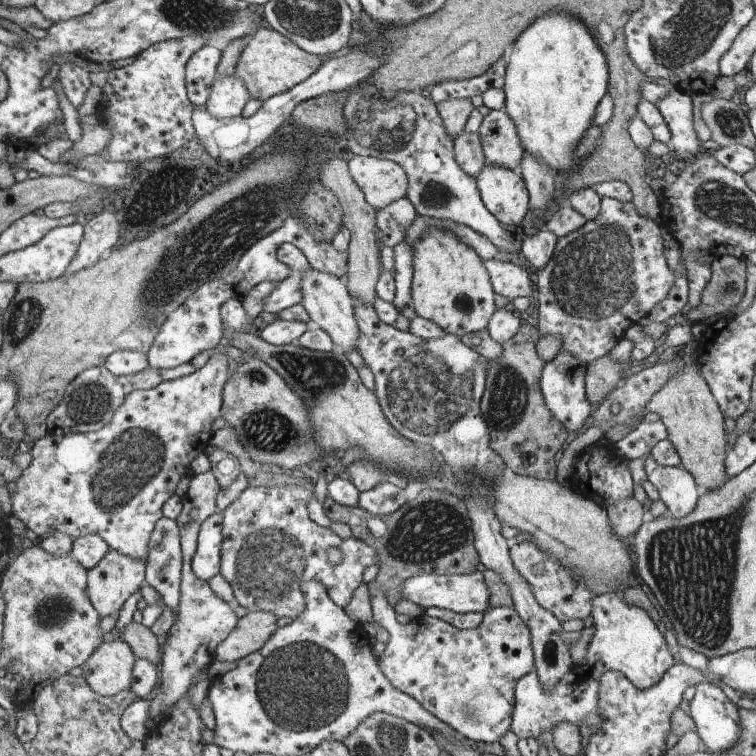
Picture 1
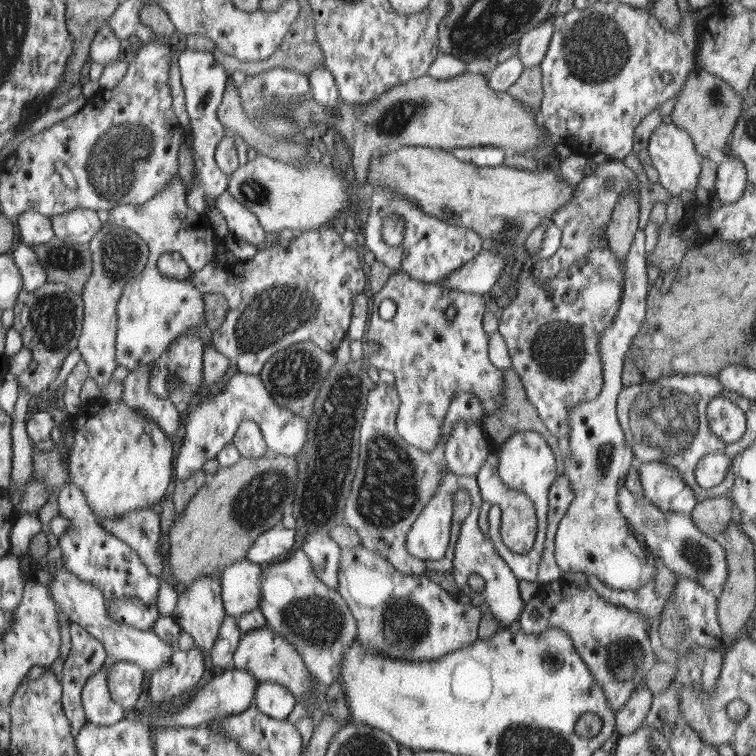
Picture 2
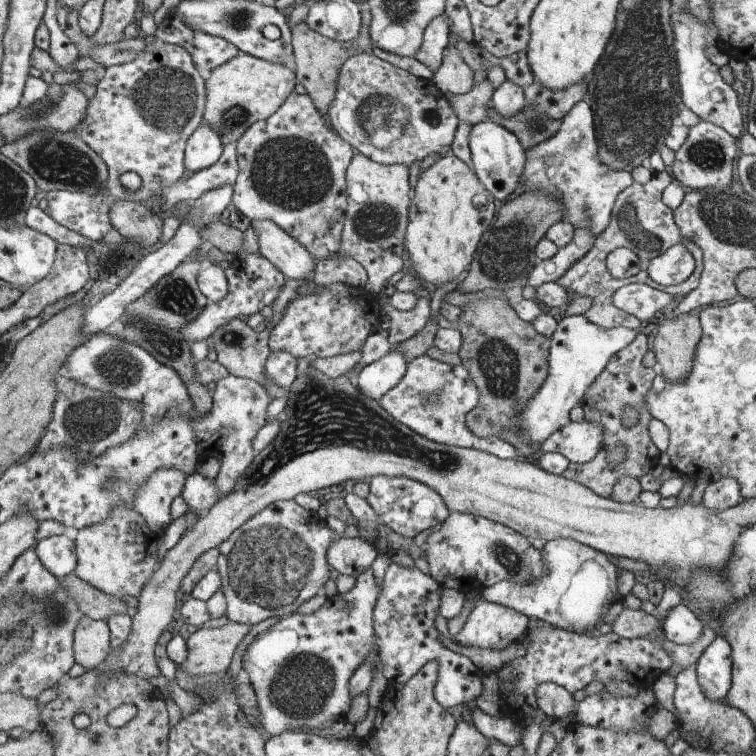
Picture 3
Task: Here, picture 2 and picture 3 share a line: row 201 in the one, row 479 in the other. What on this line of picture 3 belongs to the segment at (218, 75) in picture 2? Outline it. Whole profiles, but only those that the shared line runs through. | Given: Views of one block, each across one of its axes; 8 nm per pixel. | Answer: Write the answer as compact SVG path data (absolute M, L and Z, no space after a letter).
M194 472L187 478L182 498L188 504L188 512L200 517L219 502L219 485L215 480L208 480L200 473Z

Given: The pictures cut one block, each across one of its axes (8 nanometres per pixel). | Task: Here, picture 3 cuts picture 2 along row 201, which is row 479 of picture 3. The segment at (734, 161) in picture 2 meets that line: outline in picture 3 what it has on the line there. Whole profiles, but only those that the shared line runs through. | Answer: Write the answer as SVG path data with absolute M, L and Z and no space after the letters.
M720 478L716 482L710 482L706 487L702 504L708 510L722 512L736 506L744 497L740 494L740 484L732 478Z

